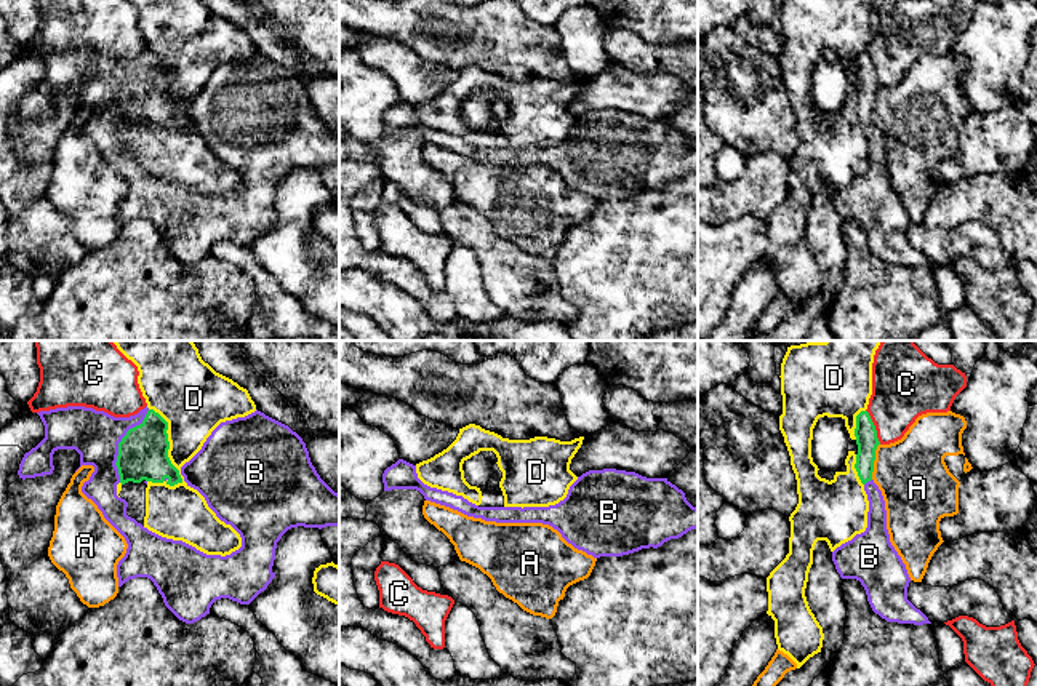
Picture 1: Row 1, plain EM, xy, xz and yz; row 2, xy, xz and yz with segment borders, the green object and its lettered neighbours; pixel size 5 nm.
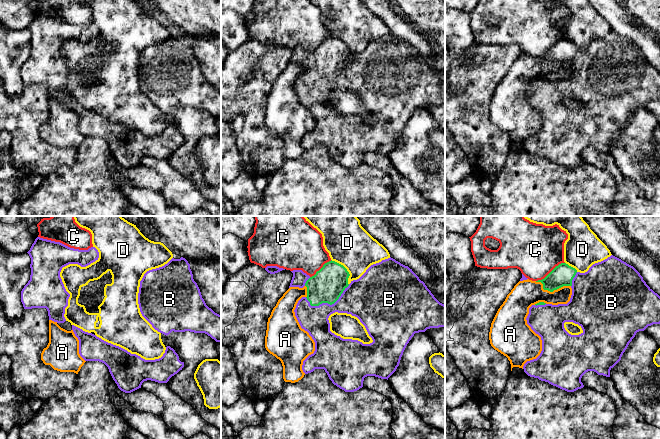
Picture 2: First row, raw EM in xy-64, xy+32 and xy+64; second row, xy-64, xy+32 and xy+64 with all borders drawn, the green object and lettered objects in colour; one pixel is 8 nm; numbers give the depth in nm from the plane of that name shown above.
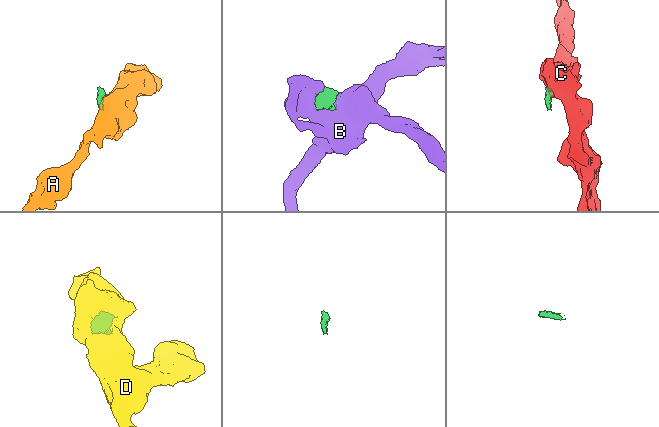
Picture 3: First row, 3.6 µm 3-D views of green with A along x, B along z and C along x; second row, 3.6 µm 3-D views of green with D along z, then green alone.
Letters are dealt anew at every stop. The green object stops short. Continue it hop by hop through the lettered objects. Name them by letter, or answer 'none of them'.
B

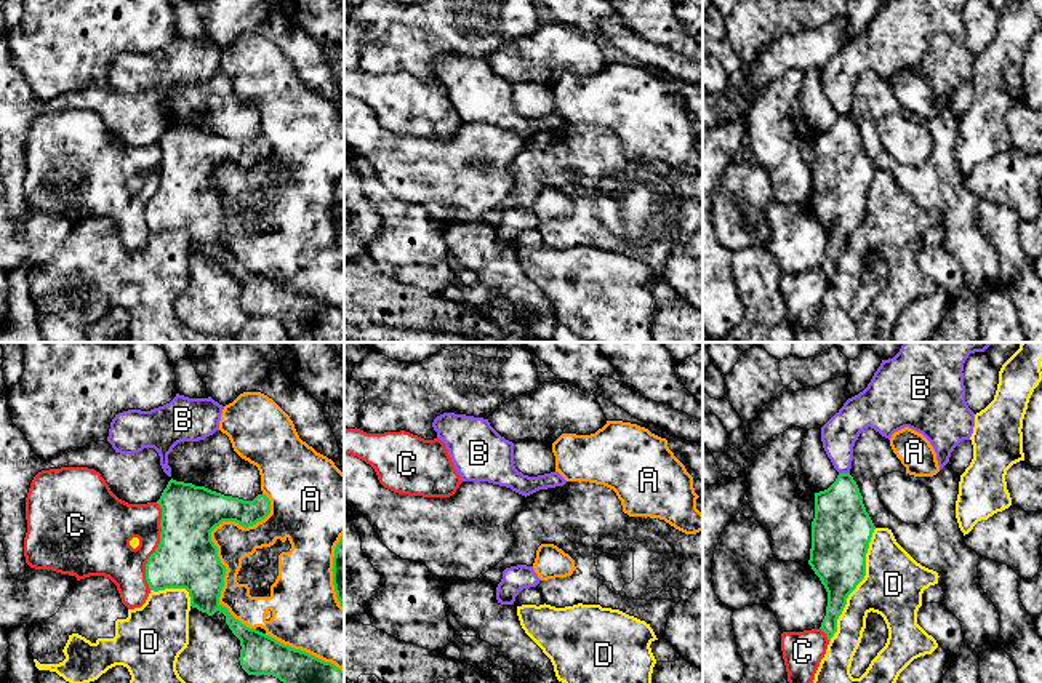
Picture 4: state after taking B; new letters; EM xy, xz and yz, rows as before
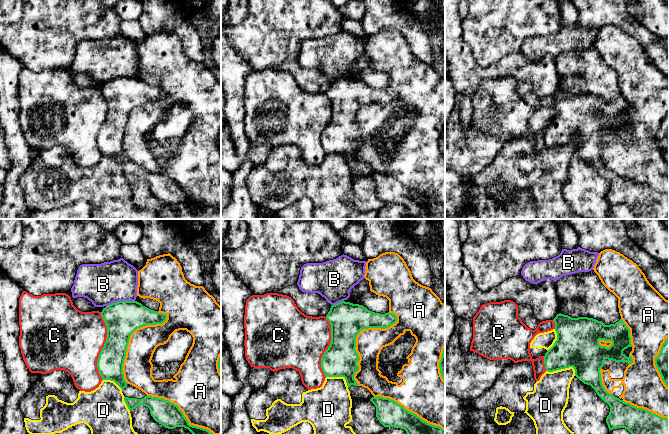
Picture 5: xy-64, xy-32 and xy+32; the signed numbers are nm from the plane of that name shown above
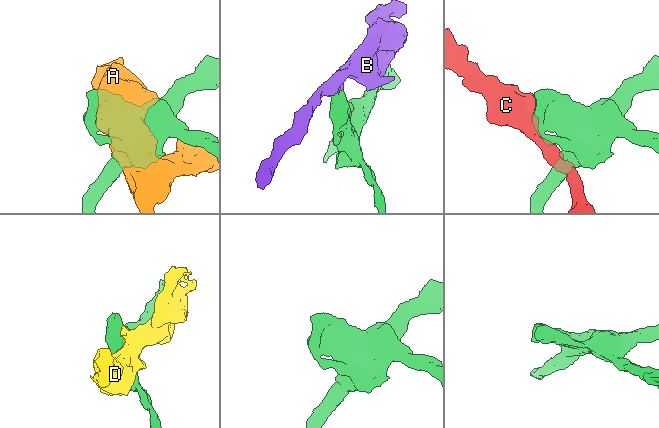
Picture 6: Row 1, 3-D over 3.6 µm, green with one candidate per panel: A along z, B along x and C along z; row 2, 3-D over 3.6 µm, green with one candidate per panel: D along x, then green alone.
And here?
none of them

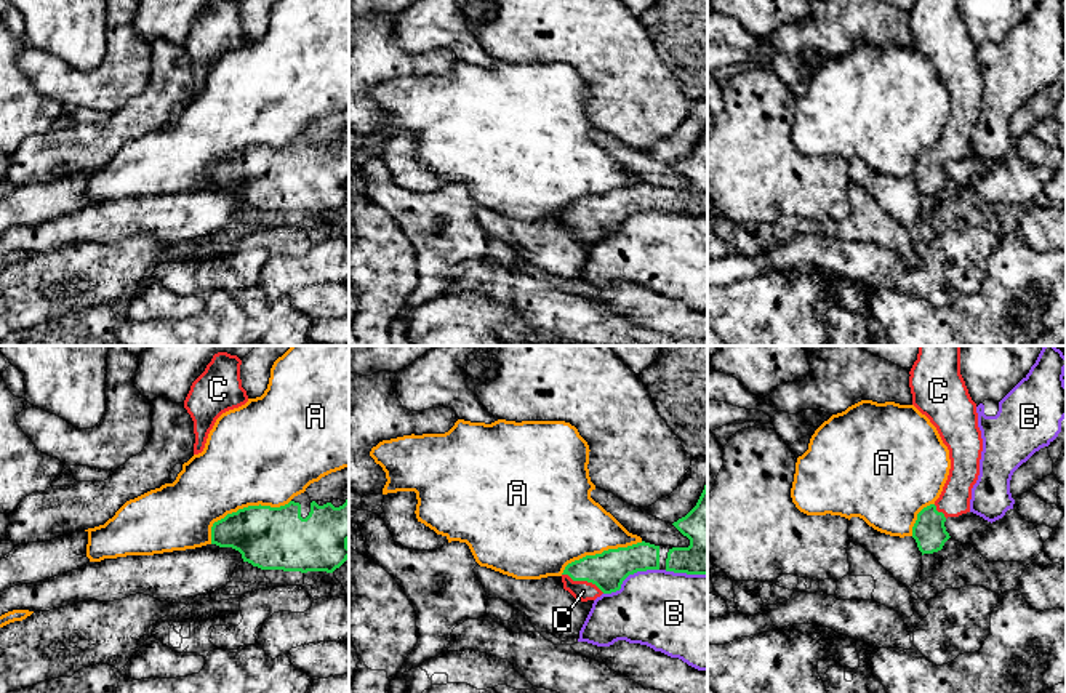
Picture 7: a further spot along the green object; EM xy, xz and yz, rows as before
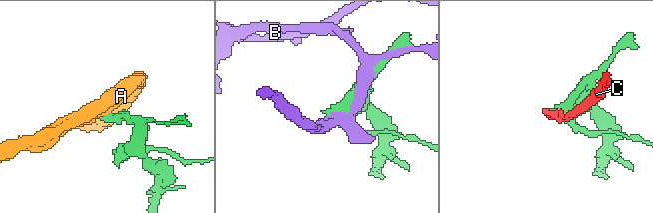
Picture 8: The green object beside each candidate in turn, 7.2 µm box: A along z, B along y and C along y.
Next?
C

